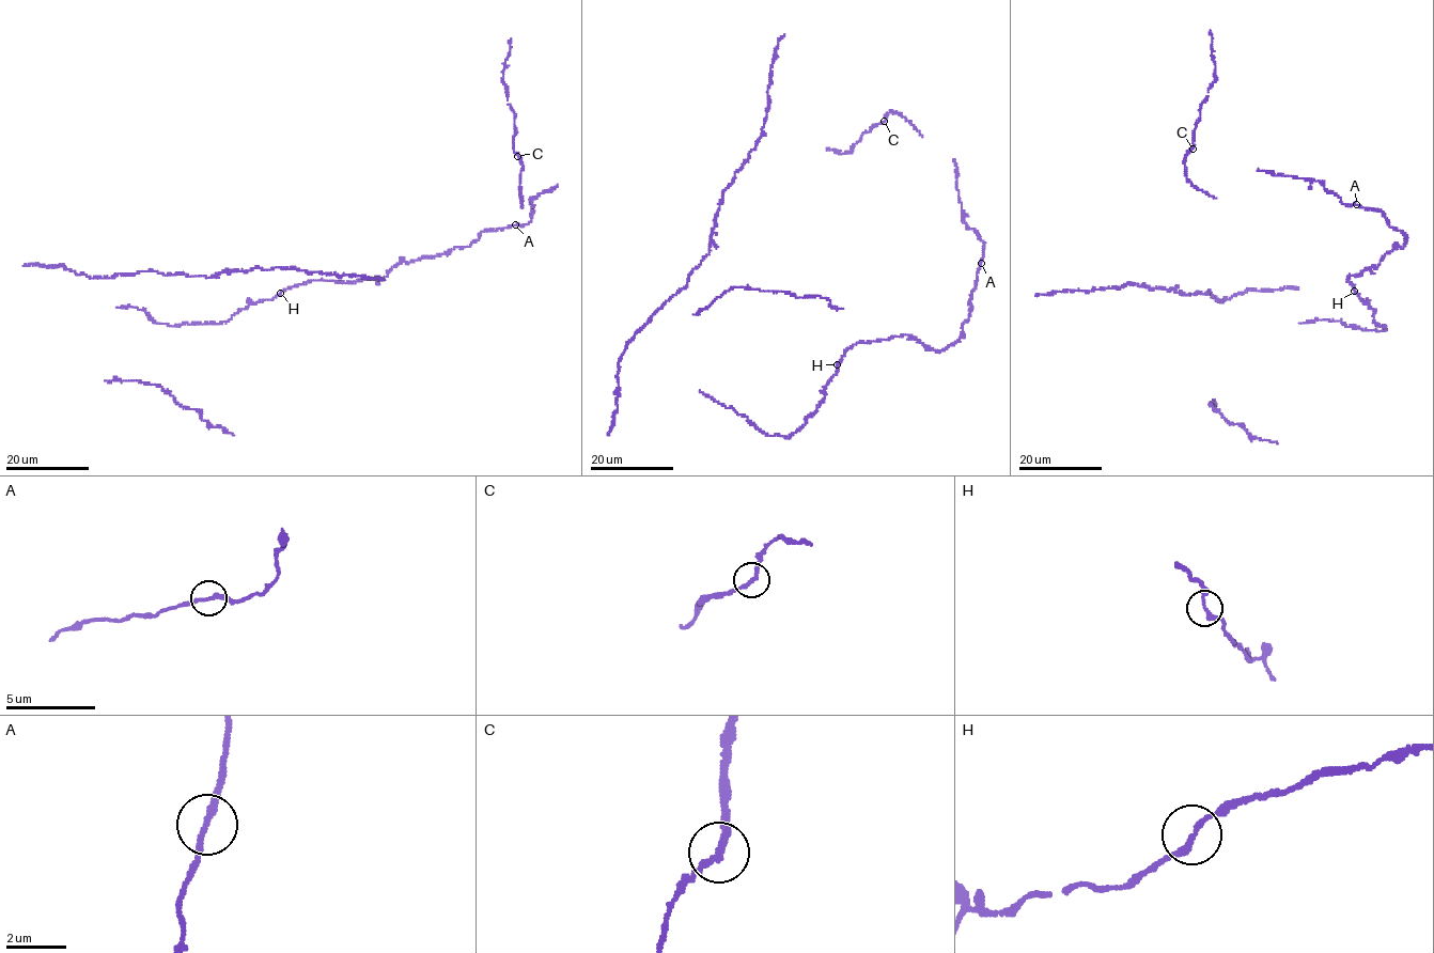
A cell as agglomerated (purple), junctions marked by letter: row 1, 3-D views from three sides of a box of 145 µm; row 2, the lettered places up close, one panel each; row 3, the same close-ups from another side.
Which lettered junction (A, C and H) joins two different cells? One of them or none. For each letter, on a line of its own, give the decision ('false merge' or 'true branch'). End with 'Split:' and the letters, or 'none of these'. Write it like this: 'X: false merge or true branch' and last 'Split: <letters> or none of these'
A: true branch
C: true branch
H: true branch
Split: none of these

